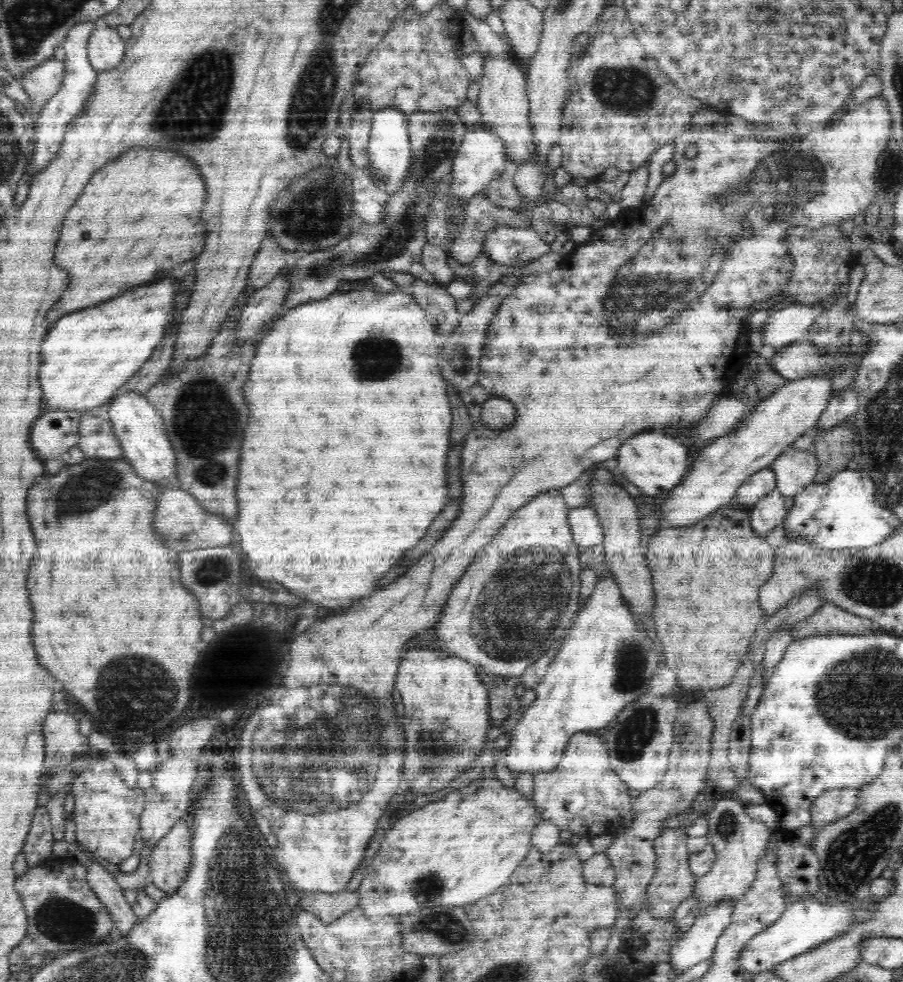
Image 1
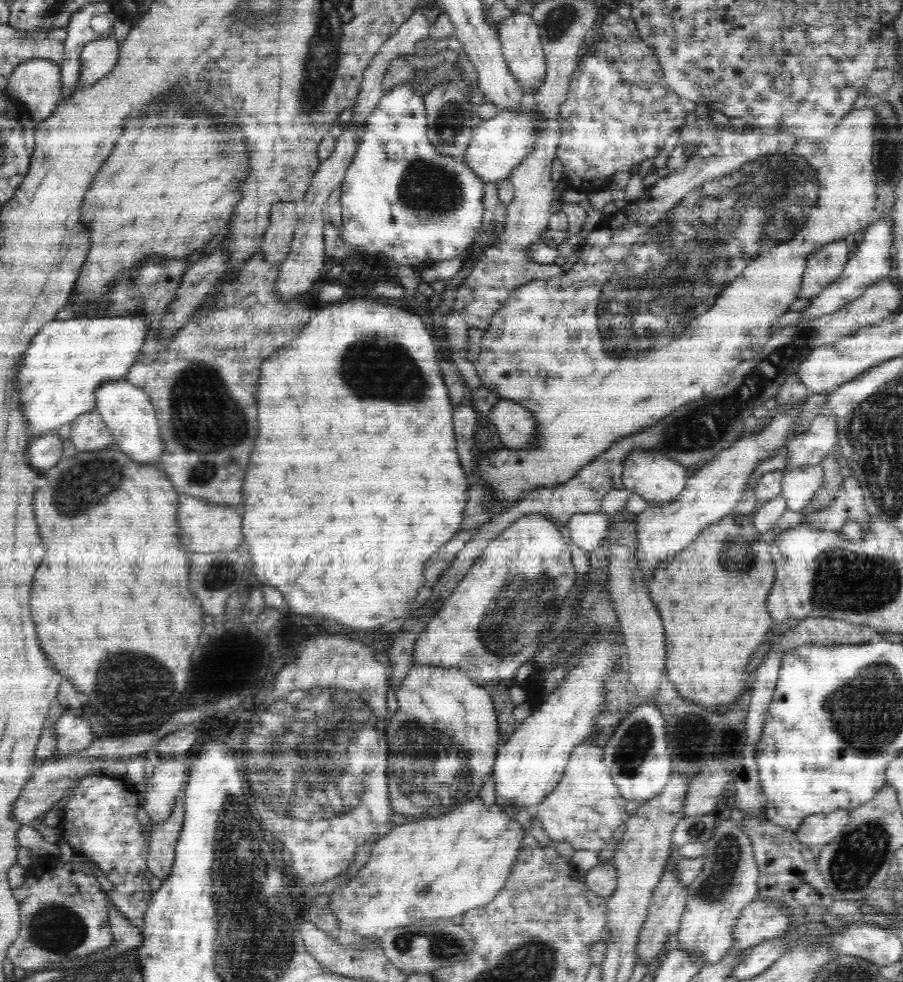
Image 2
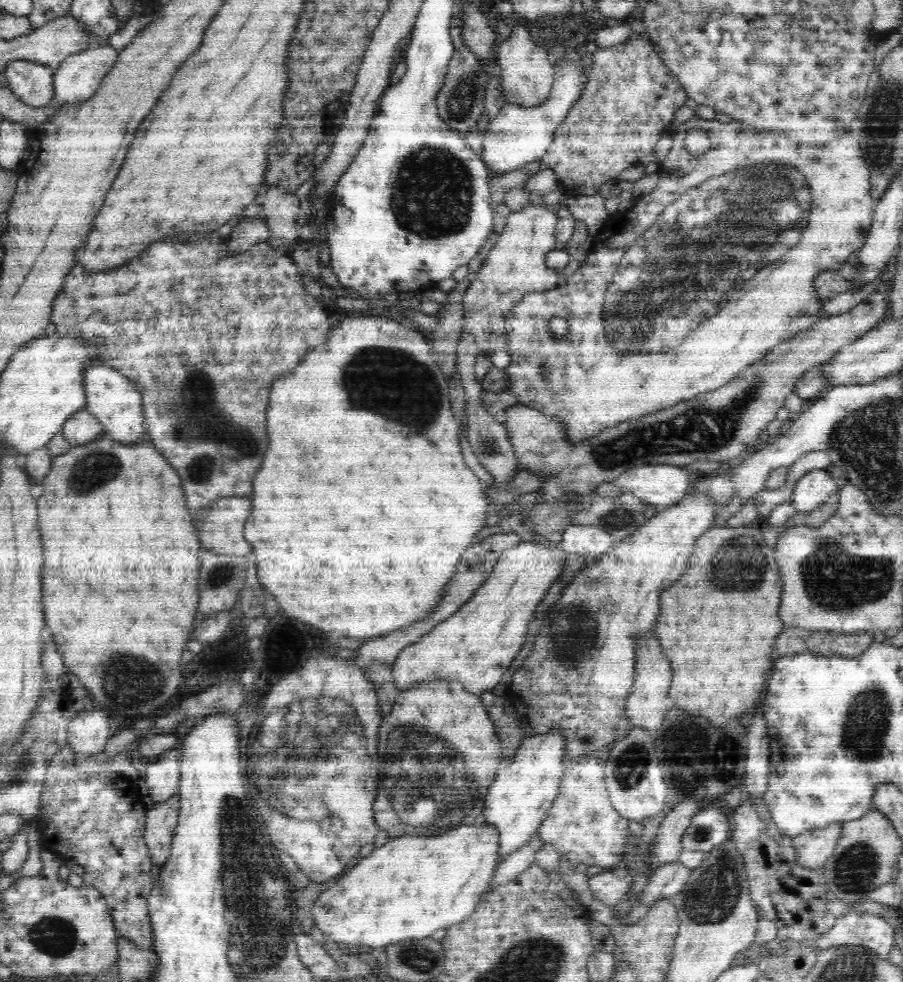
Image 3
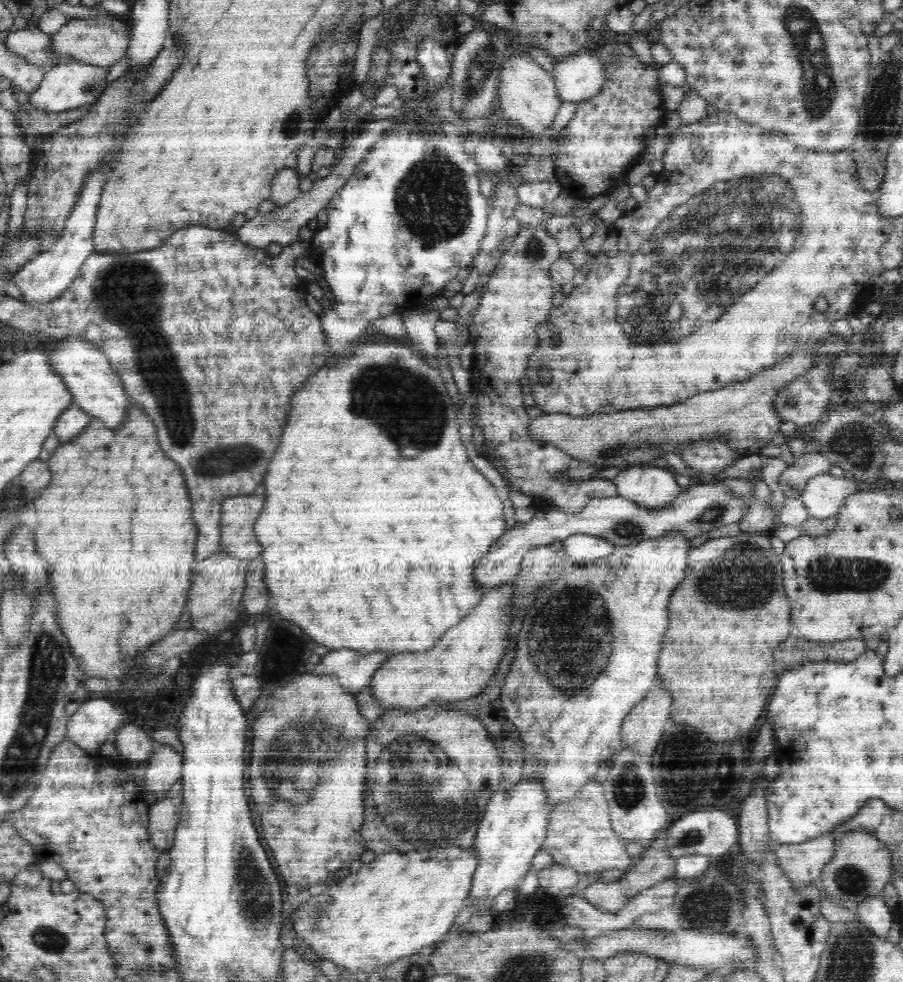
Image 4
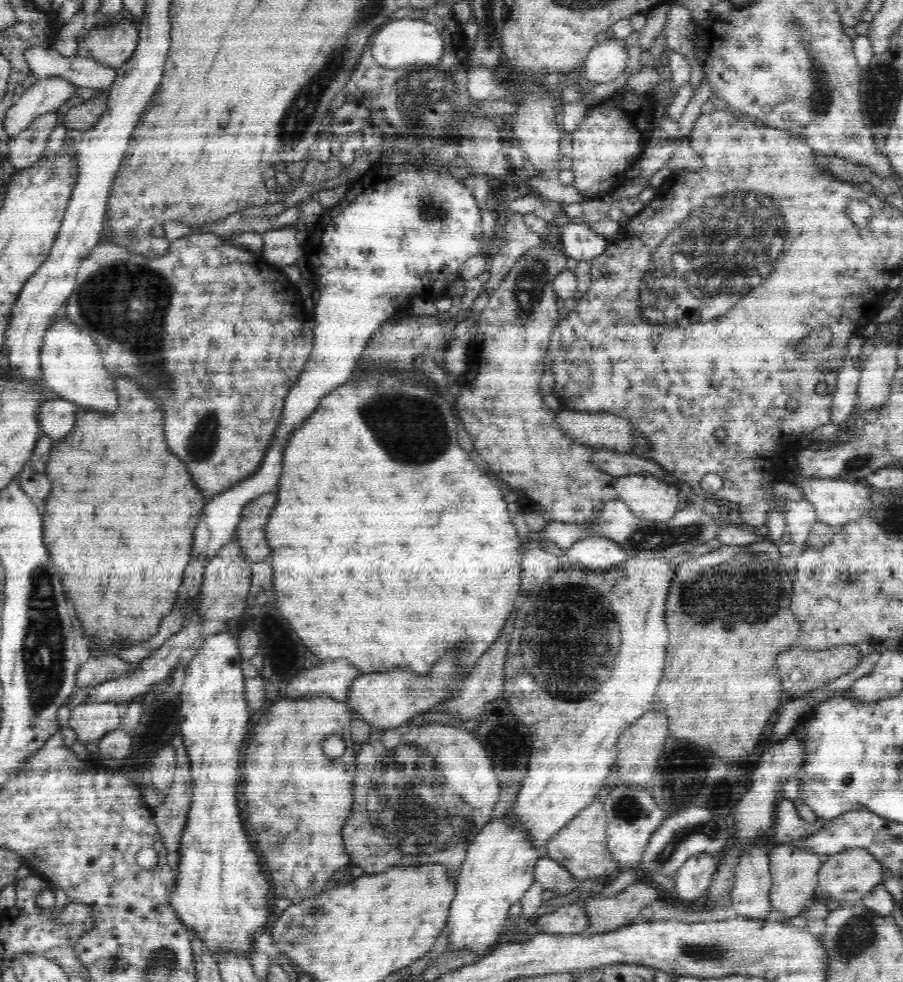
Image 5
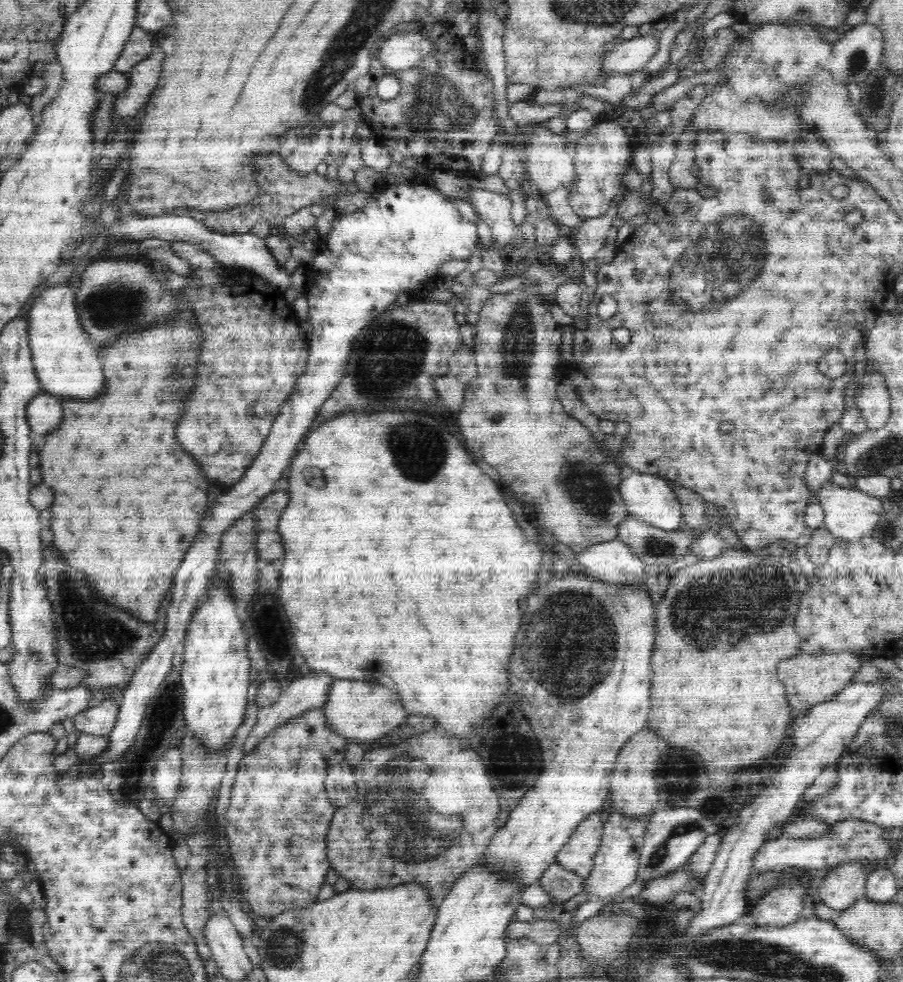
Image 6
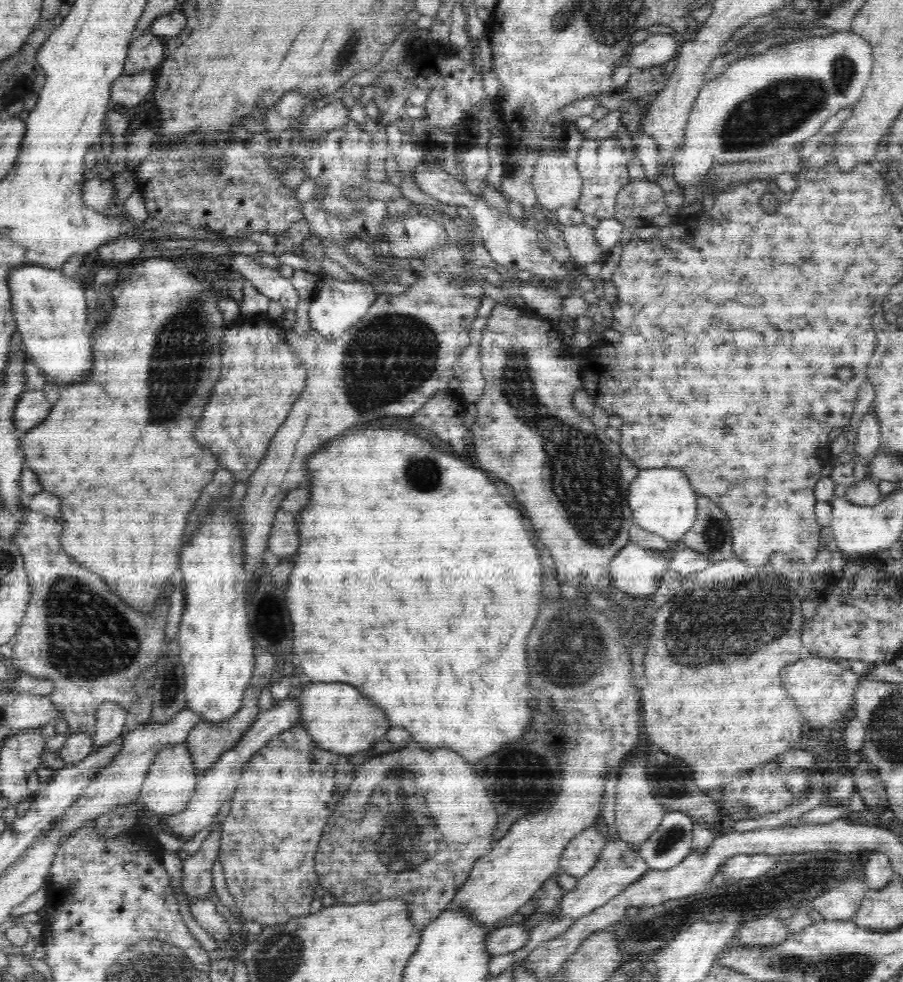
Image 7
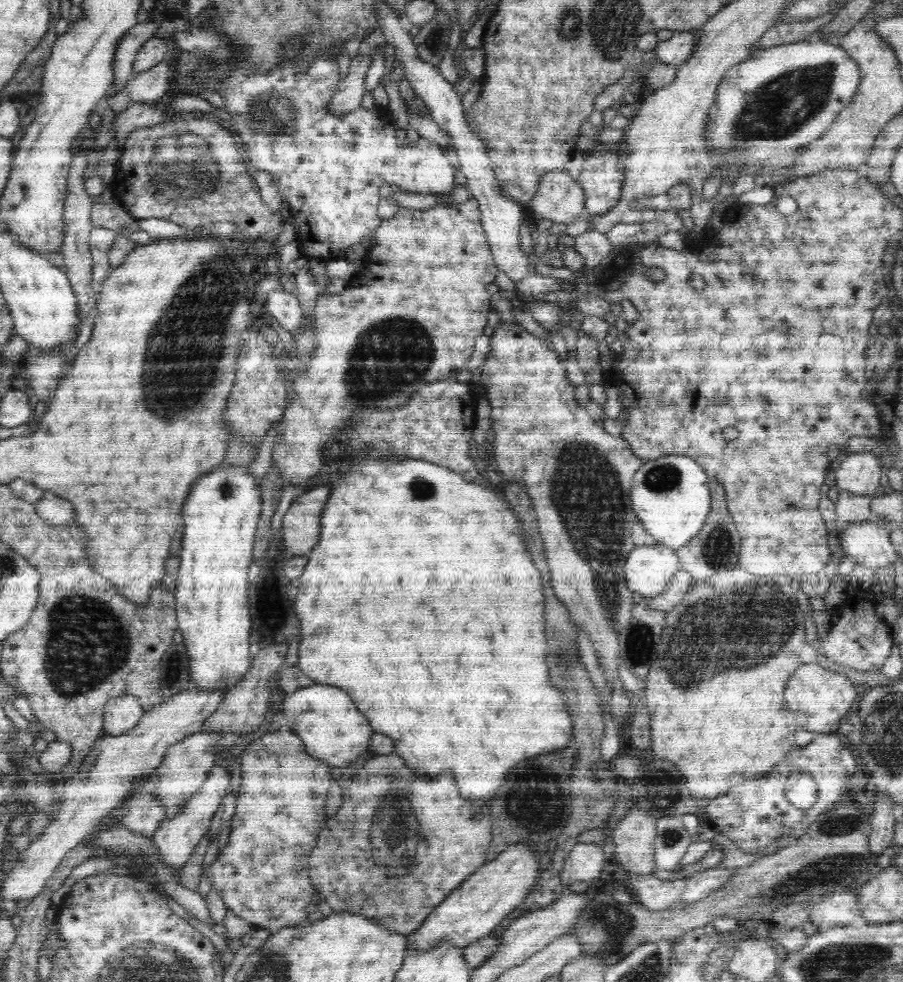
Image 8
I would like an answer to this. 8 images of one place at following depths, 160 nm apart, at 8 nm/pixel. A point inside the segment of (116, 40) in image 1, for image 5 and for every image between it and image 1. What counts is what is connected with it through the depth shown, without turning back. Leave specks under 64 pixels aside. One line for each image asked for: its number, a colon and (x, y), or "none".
2: (98, 58)
3: (80, 75)
4: (75, 84)
5: (46, 95)

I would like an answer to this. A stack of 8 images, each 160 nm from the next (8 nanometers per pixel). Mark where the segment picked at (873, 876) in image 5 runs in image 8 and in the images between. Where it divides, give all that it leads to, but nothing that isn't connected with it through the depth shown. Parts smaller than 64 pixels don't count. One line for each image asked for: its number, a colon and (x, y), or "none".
6: (843, 885)
7: (841, 902)
8: (837, 909)

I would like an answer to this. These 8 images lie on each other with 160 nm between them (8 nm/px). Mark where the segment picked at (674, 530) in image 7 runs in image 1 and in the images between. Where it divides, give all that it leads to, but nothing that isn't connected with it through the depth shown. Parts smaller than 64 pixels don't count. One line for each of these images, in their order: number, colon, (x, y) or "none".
1: (654, 462)
2: (653, 476)
3: (660, 485)
4: (652, 485)
5: (651, 498)
6: (651, 498)

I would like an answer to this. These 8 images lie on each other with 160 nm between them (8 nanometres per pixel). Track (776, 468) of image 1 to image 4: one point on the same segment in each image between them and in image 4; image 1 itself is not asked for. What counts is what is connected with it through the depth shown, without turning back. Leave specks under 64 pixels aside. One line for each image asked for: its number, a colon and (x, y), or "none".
2: (799, 485)
3: (814, 488)
4: (824, 495)

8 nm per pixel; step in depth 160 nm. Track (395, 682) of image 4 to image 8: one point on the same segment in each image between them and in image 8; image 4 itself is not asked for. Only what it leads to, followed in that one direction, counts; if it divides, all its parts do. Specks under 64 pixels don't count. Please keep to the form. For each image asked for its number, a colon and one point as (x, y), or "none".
5: (388, 700)
6: (359, 711)
7: (338, 718)
8: (333, 730)

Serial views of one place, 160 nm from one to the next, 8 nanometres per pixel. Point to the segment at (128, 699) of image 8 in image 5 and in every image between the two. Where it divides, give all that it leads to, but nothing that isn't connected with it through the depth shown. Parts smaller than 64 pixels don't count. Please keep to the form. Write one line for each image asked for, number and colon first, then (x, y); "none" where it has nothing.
5: (90, 721)
6: (99, 720)
7: (111, 718)

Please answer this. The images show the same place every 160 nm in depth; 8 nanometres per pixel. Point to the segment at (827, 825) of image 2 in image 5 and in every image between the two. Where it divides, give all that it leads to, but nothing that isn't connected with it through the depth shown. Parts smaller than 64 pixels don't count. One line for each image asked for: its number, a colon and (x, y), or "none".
3: (812, 848)
4: (803, 863)
5: (794, 871)

